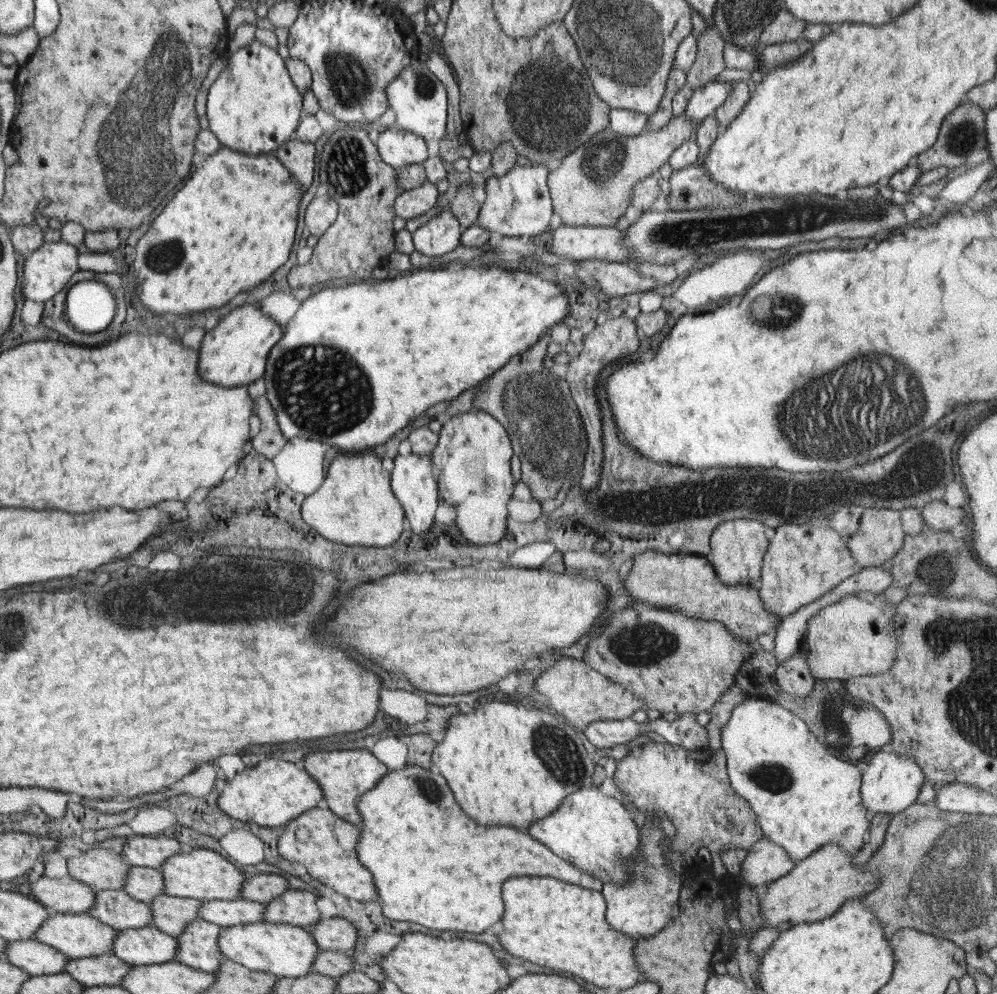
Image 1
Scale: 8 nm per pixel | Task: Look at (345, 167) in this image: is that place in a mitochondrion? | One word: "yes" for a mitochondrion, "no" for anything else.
yes

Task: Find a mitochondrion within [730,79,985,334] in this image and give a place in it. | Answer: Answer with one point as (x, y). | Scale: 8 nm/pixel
(962, 135)

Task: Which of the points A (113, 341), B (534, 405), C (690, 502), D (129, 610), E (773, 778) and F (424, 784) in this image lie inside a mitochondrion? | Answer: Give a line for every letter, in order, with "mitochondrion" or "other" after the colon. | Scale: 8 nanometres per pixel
A: other
B: mitochondrion
C: mitochondrion
D: mitochondrion
E: mitochondrion
F: mitochondrion

